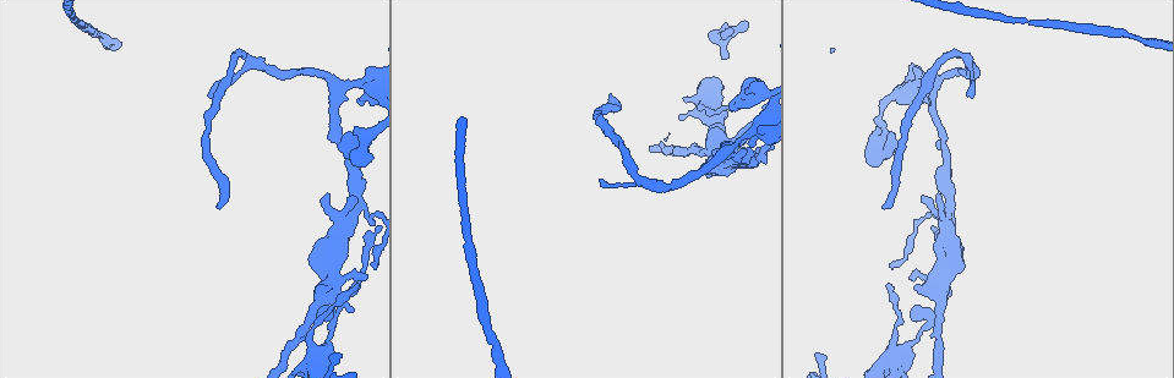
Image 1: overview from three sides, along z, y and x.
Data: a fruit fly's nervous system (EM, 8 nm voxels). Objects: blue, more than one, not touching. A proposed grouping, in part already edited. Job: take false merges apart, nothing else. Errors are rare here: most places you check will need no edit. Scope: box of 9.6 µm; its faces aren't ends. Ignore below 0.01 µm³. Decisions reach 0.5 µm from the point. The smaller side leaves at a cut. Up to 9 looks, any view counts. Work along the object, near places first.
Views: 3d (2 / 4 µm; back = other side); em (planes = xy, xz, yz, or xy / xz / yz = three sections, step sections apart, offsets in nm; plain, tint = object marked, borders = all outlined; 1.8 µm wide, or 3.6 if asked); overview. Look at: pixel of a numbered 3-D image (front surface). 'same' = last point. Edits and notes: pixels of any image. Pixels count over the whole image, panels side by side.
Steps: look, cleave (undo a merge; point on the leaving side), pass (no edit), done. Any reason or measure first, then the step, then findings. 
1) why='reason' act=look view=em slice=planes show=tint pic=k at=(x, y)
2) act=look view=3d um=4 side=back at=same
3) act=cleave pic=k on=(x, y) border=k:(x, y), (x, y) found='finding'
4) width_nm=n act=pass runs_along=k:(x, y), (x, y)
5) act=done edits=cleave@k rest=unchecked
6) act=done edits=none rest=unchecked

why='sudden change in width' act=look view=em slice=planes show=tint pic=1 at=(330, 105)

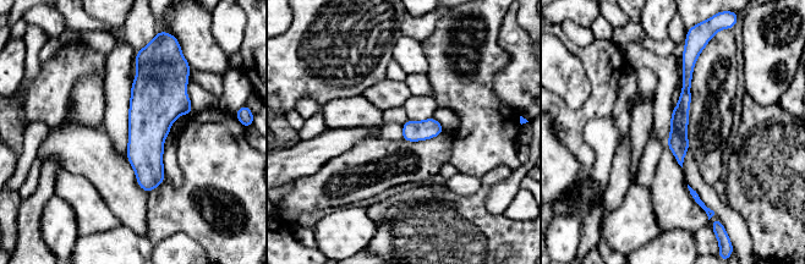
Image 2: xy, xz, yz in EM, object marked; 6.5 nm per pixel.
width_nm=130 act=pass found='all the same neuron'

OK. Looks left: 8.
why='sharp bend' act=look view=3d um=2 pic=1 at=(947, 222)

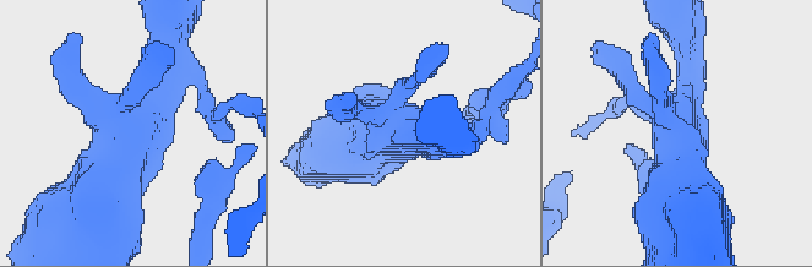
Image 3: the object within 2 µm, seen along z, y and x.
why='need the tissue' act=look view=em slice=planes show=tint pic=3 at=(672, 125)

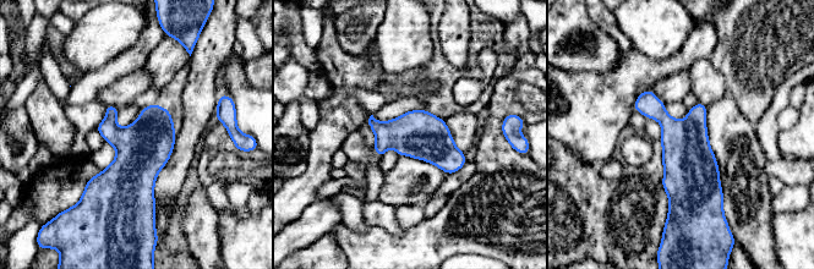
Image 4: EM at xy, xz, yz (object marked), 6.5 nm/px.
act=pass found='all the same neuron'

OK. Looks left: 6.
why='sharp bend' act=look view=em slice=planes show=tint pic=1 at=(940, 292)

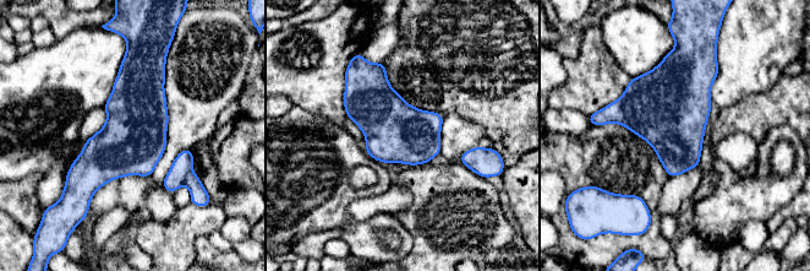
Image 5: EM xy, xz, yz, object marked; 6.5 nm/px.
act=cleave pic=5 on=(182, 164) border=5:(191, 171), (184, 183) found='a second neuron is stuck on'

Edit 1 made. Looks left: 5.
why='calibre changes' act=look view=3d um=2 pic=1 at=(368, 139)

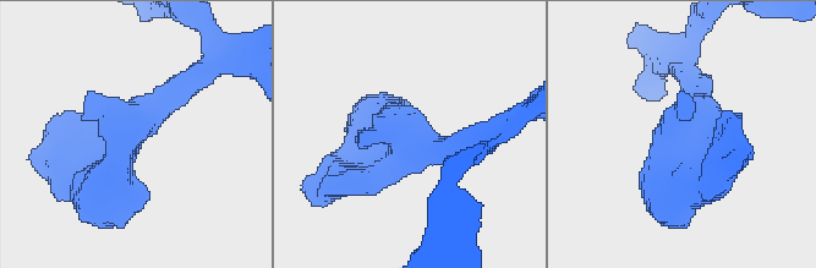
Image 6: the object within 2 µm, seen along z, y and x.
act=look view=em slice=planes show=tint pic=6 at=(404, 141)

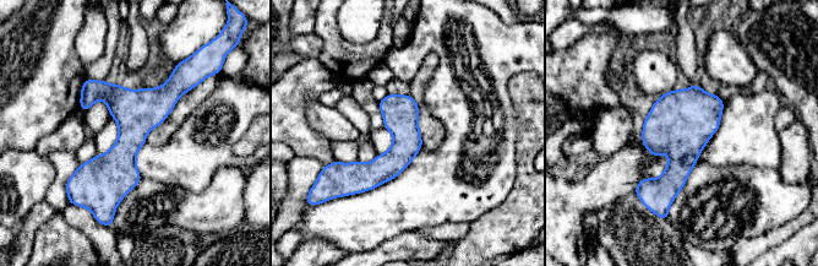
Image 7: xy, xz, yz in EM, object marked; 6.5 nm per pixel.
width_nm=240 act=pass runs_along=7:(175, 75), (134, 128), (108, 204) found='one neuron here'

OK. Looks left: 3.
act=done edits=cleave@5 rest=unchecked

